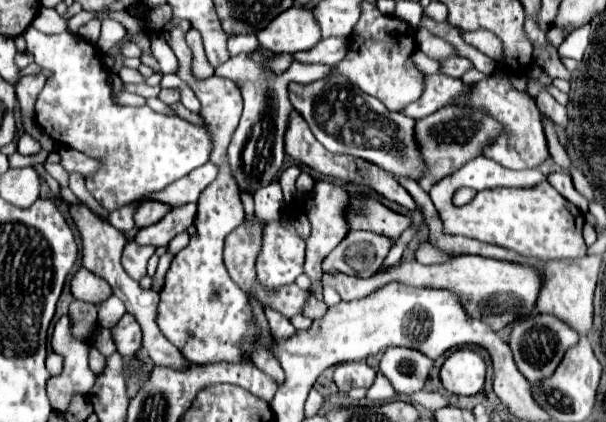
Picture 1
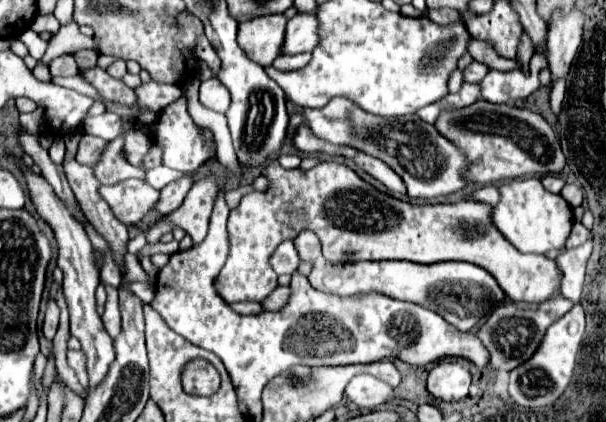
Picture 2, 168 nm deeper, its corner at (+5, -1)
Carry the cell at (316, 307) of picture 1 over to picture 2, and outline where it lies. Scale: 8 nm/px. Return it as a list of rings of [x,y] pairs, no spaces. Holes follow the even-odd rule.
[[[279,286],[262,302],[262,306],[267,310],[279,310],[279,306],[285,302],[287,294],[289,294],[289,288]]]

